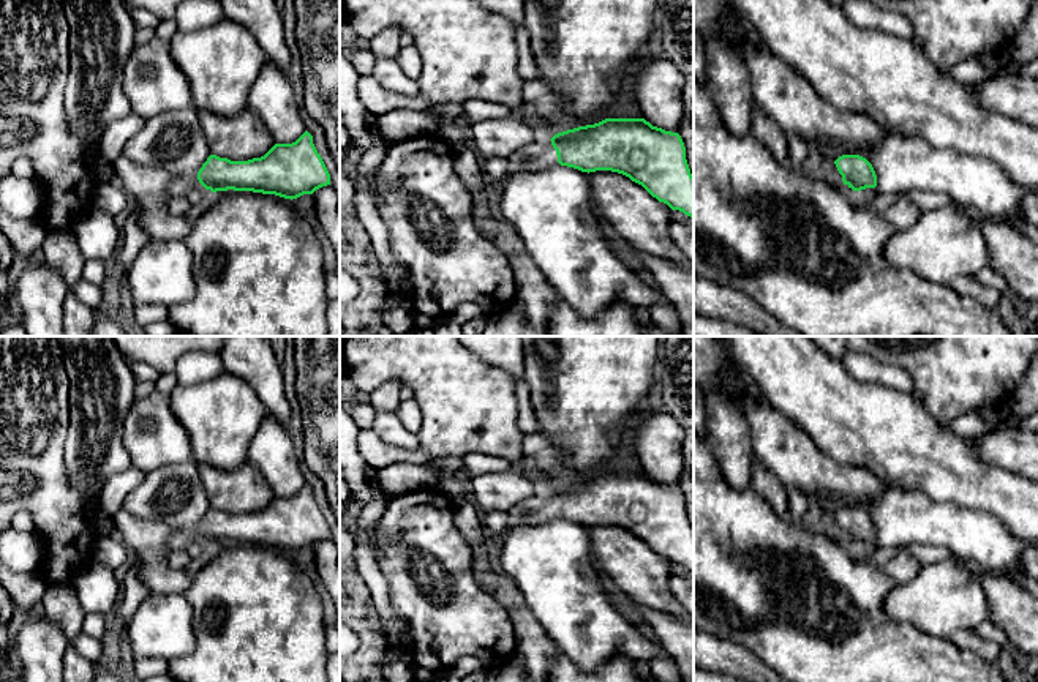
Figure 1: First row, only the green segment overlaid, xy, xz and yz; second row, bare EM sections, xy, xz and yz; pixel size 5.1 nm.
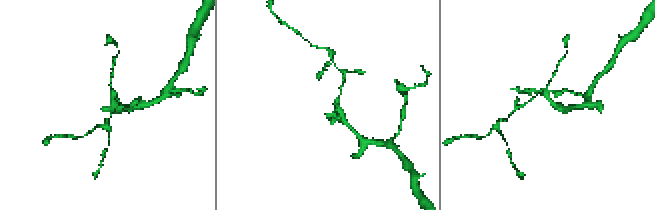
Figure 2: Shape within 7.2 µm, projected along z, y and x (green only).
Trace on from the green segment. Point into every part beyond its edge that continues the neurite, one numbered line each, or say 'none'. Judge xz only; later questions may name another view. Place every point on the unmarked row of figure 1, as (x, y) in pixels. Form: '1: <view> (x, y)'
1: xz (536, 509)

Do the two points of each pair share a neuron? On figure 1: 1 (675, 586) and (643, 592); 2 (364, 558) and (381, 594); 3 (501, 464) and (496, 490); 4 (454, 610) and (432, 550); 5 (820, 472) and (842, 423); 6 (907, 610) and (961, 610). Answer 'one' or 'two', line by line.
1: two
2: one
3: two
4: one
5: two
6: one

